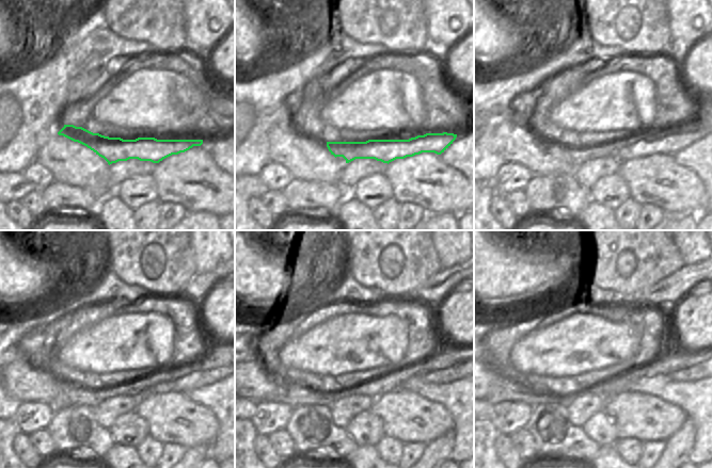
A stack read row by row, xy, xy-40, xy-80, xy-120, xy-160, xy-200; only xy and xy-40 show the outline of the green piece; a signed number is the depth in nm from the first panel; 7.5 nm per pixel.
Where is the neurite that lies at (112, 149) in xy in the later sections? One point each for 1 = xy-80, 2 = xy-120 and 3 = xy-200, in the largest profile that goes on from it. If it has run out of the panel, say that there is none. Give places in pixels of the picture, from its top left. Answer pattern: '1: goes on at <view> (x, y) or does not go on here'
1: goes on at xy-80 (668, 142)
2: goes on at xy-120 (195, 380)
3: goes on at xy-200 (691, 373)

